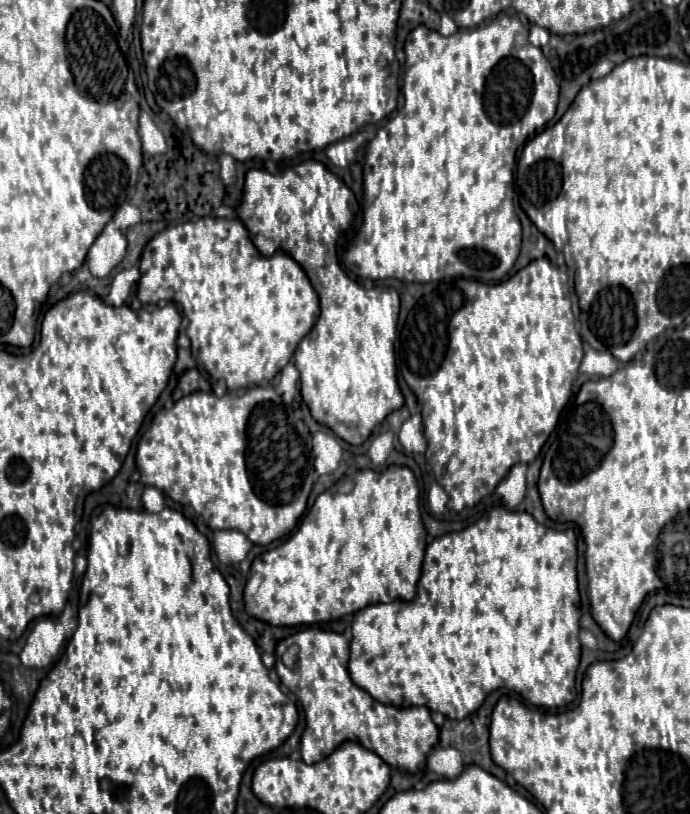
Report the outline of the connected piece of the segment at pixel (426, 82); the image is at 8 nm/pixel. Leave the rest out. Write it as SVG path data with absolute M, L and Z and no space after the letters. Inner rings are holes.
M499 15L493 21L479 25L477 29L459 29L457 33L443 37L437 31L427 29L425 25L419 25L413 29L405 41L405 83L403 83L403 107L397 111L395 117L391 117L373 137L373 141L367 145L367 161L363 167L363 223L355 237L349 241L349 245L343 249L343 263L347 271L361 279L401 279L401 281L415 281L415 283L427 283L437 281L445 277L471 277L477 281L495 283L501 281L513 267L519 247L522 242L522 227L517 215L515 215L513 197L513 165L515 165L515 153L519 145L527 141L527 137L533 137L539 131L545 129L545 125L553 119L557 99L559 99L559 85L555 81L555 71L547 57L541 53L541 49L527 43L525 47L517 49L513 45L515 33L527 35L527 29L519 21L517 15Z

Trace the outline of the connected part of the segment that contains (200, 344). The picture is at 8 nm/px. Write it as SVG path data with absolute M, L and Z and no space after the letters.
M201 217L167 227L145 245L139 269L139 301L142 304L176 301L189 319L185 333L191 339L193 357L201 361L213 379L223 379L229 391L271 381L289 363L299 341L319 317L319 297L303 267L285 251L263 257L249 241L247 229L239 219Z

